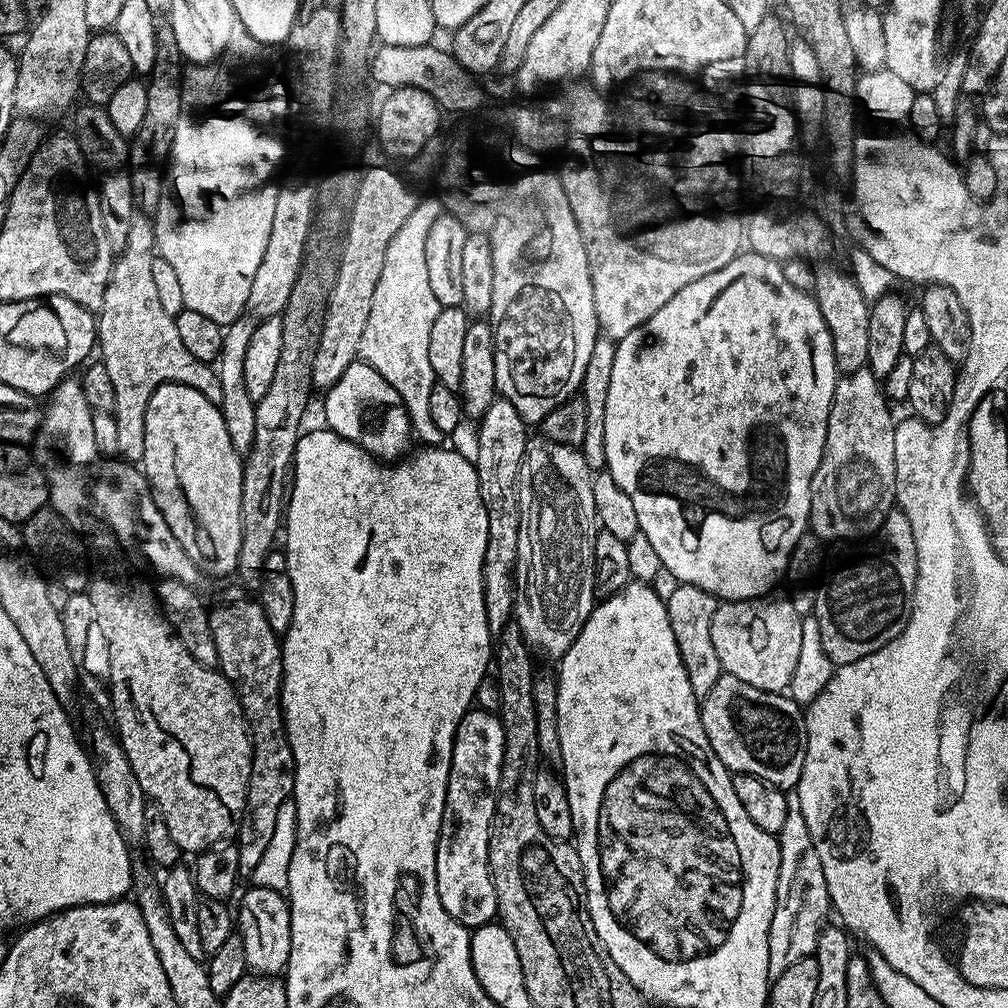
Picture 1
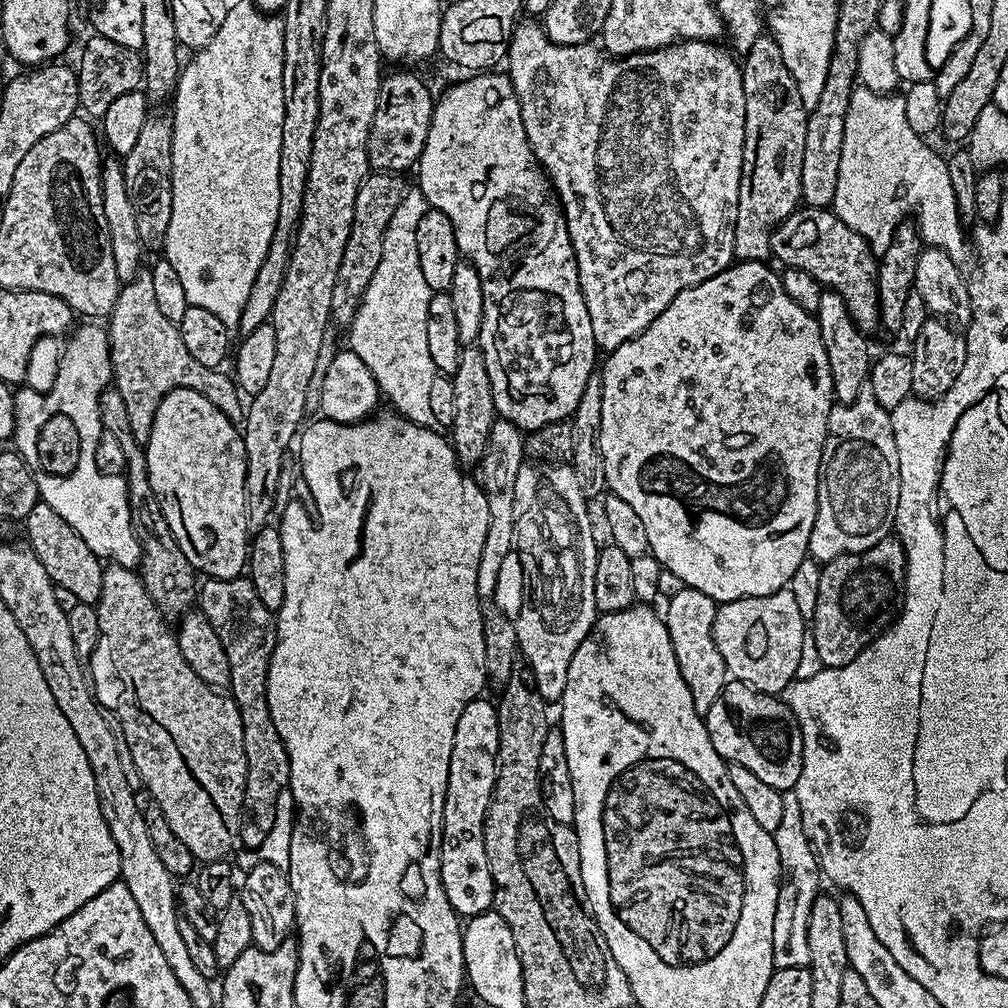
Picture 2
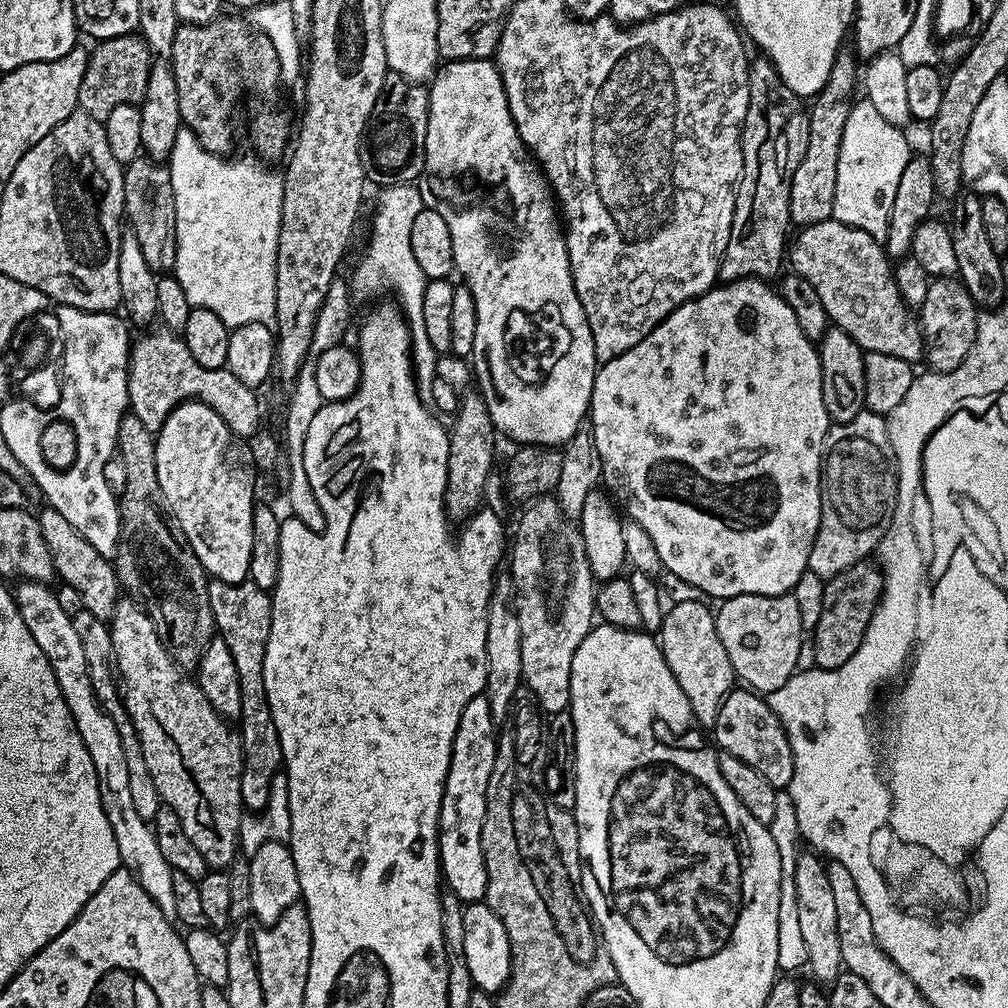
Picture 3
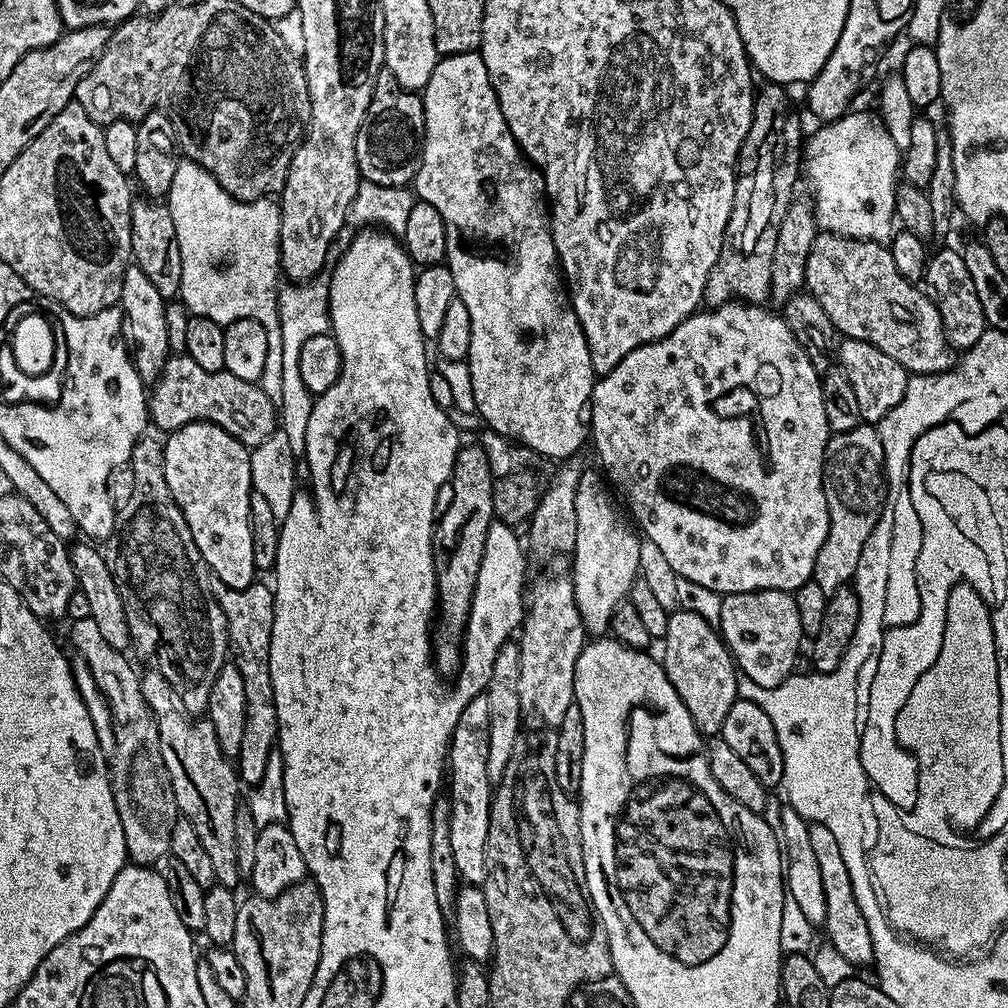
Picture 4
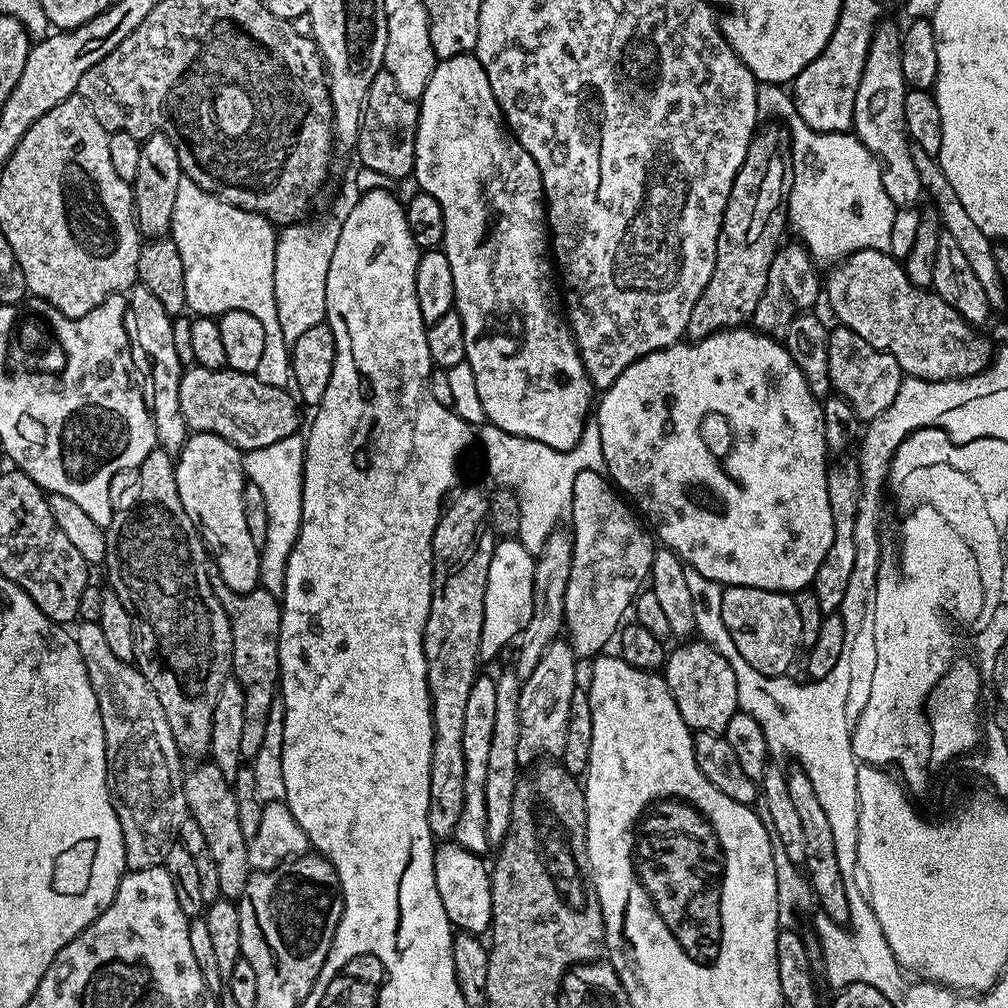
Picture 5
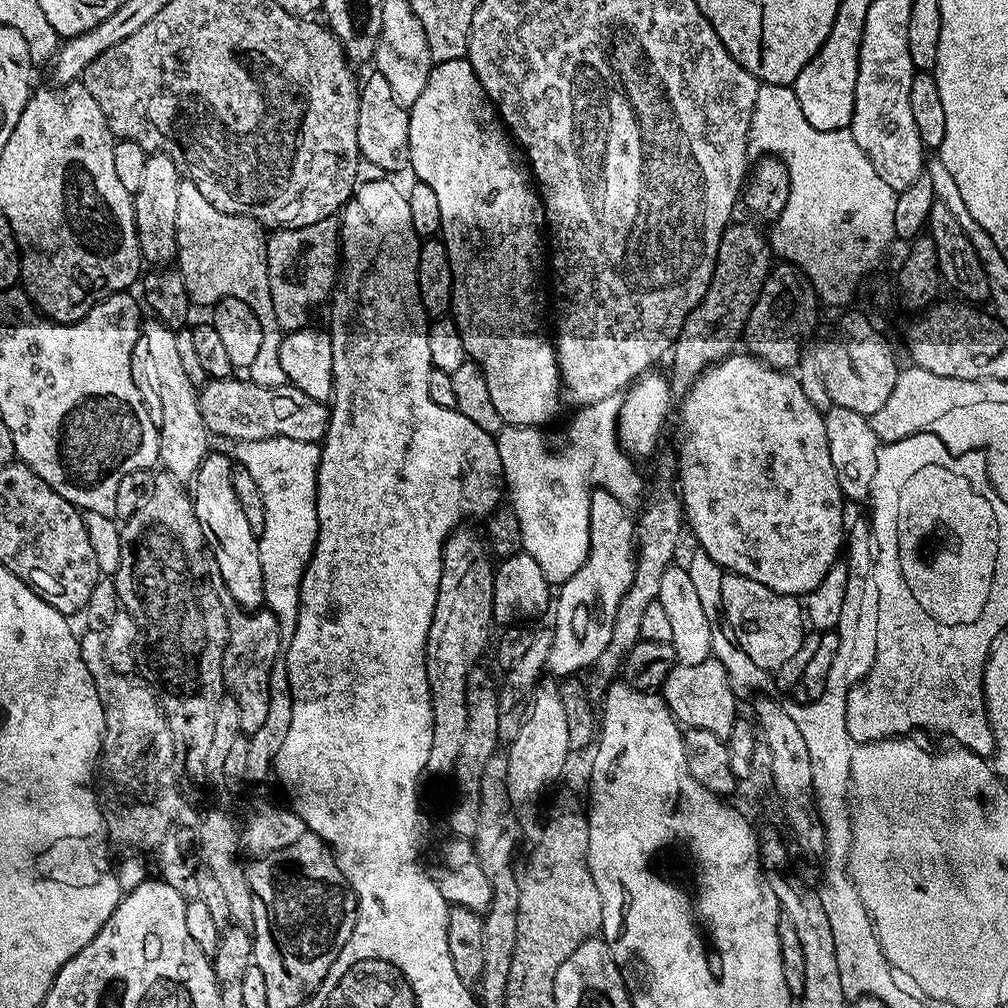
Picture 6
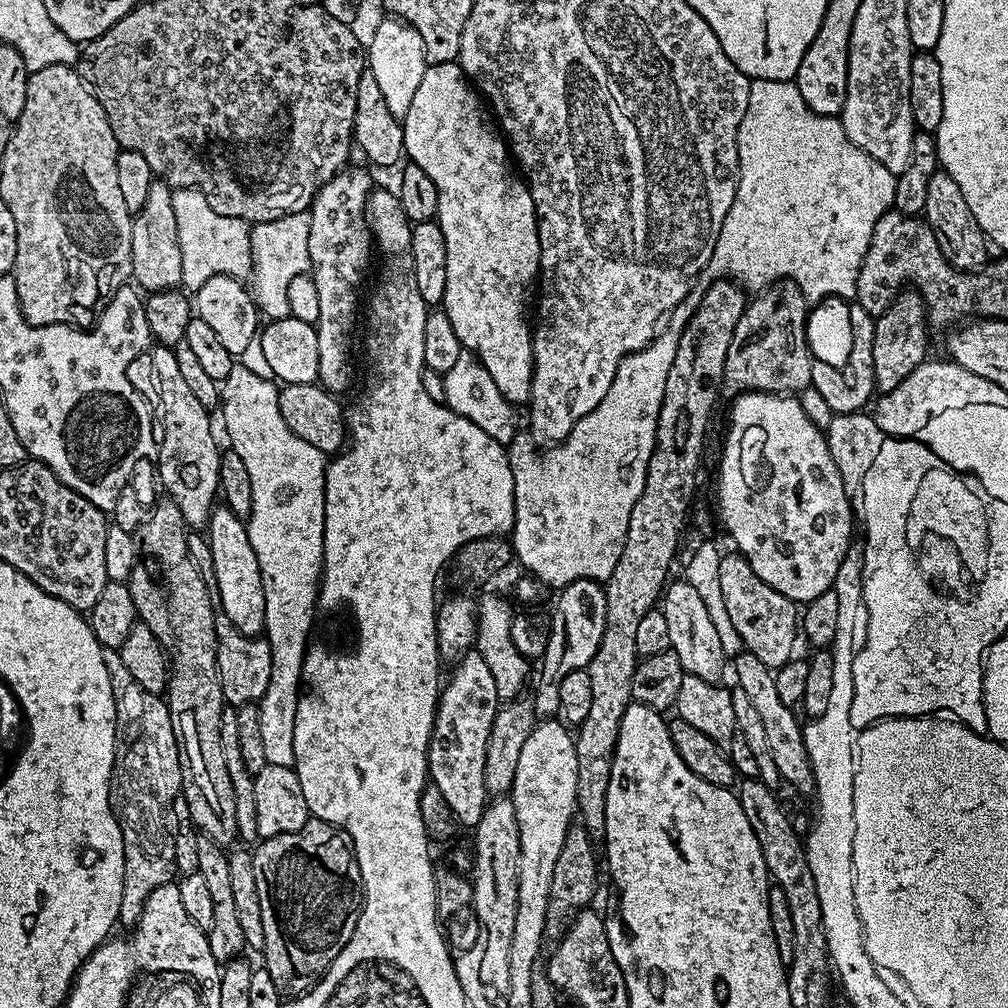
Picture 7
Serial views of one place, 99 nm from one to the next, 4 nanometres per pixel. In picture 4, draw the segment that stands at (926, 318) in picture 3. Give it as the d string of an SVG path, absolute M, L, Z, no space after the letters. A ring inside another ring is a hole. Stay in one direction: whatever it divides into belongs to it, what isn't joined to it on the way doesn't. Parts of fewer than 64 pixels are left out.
M944 248L941 252L933 251L928 257L928 265L924 271L922 287L934 302L942 320L944 333L949 344L956 350L973 348L986 331L982 305L978 302L977 291L974 290L974 281L966 271L966 262L959 251Z

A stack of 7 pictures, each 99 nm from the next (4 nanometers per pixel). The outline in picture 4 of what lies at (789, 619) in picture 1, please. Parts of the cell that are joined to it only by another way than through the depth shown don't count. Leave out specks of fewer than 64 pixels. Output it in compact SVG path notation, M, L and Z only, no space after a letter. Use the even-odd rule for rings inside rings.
M760 588L756 592L729 592L722 599L718 631L732 653L736 667L743 675L749 676L758 686L776 688L787 676L793 675L794 656L798 654L803 630L799 624L798 609L791 592L779 592L776 588Z

